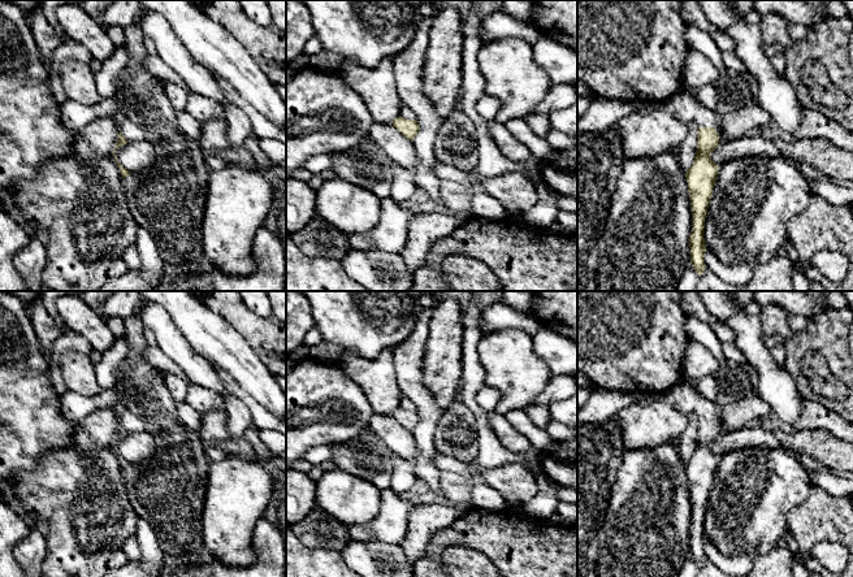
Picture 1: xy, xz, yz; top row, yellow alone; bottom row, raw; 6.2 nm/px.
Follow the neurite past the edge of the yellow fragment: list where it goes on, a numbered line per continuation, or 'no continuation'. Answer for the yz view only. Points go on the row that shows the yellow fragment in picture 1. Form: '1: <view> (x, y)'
1: yz (685, 108)

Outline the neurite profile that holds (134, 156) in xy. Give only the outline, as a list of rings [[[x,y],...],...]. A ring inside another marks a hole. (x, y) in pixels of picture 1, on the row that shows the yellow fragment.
[[[146,139],[127,142],[114,151],[117,161],[129,172],[137,173],[150,168],[155,160],[155,148]]]

